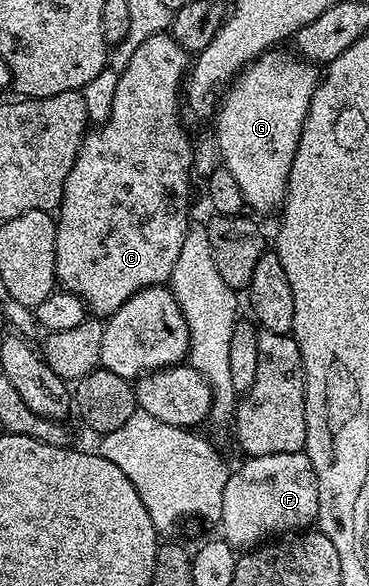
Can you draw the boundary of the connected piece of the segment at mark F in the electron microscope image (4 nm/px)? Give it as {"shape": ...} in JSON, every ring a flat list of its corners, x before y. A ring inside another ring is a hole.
{"shape":[[305,452,275,453,245,460,240,470,229,474,220,517,221,536,232,548,246,551,257,548,273,537,286,535,309,528,316,521,318,513,318,485,313,464]]}

